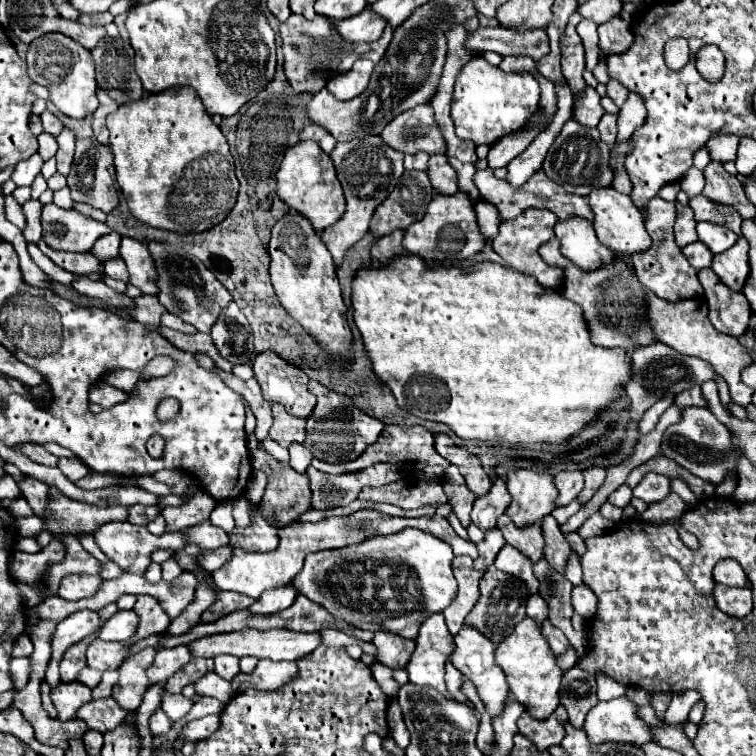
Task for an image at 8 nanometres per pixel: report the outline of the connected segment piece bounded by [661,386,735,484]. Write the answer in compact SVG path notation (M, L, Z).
M693 386L689 390L683 390L681 394L675 396L673 406L683 408L681 410L681 420L677 424L671 424L661 442L661 454L675 460L679 466L689 470L691 474L717 484L725 478L727 472L735 470L735 454L731 452L731 442L729 442L729 430L723 426L709 408L697 408L697 406L707 406L707 402L701 396L701 388Z

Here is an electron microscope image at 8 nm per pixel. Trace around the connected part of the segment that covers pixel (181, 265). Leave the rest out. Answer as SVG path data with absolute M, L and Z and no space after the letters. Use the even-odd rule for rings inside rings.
M147 242L147 246L157 270L155 284L159 288L157 292L159 302L167 308L167 312L193 324L199 332L209 332L221 308L233 300L229 290L205 268L205 264L199 258L193 258L191 254L183 254L179 248L167 242Z

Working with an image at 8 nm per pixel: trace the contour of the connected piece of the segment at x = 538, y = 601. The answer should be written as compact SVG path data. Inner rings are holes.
M531 594L527 602L527 616L531 616L537 624L541 624L547 618L547 602L539 594Z

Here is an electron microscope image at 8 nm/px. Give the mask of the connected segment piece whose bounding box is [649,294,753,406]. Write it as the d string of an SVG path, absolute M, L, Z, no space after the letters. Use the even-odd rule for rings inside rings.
M649 294L649 304L653 304L651 322L655 324L655 332L659 332L659 340L663 344L675 348L681 354L695 356L695 358L709 362L715 368L715 372L719 376L723 376L725 382L729 384L733 402L739 406L751 404L753 388L747 388L741 382L741 368L751 362L751 356L735 336L727 336L713 328L713 324L707 318L707 304L703 300L687 300L687 302L679 302L679 304L667 304L659 298L655 298L655 294Z

